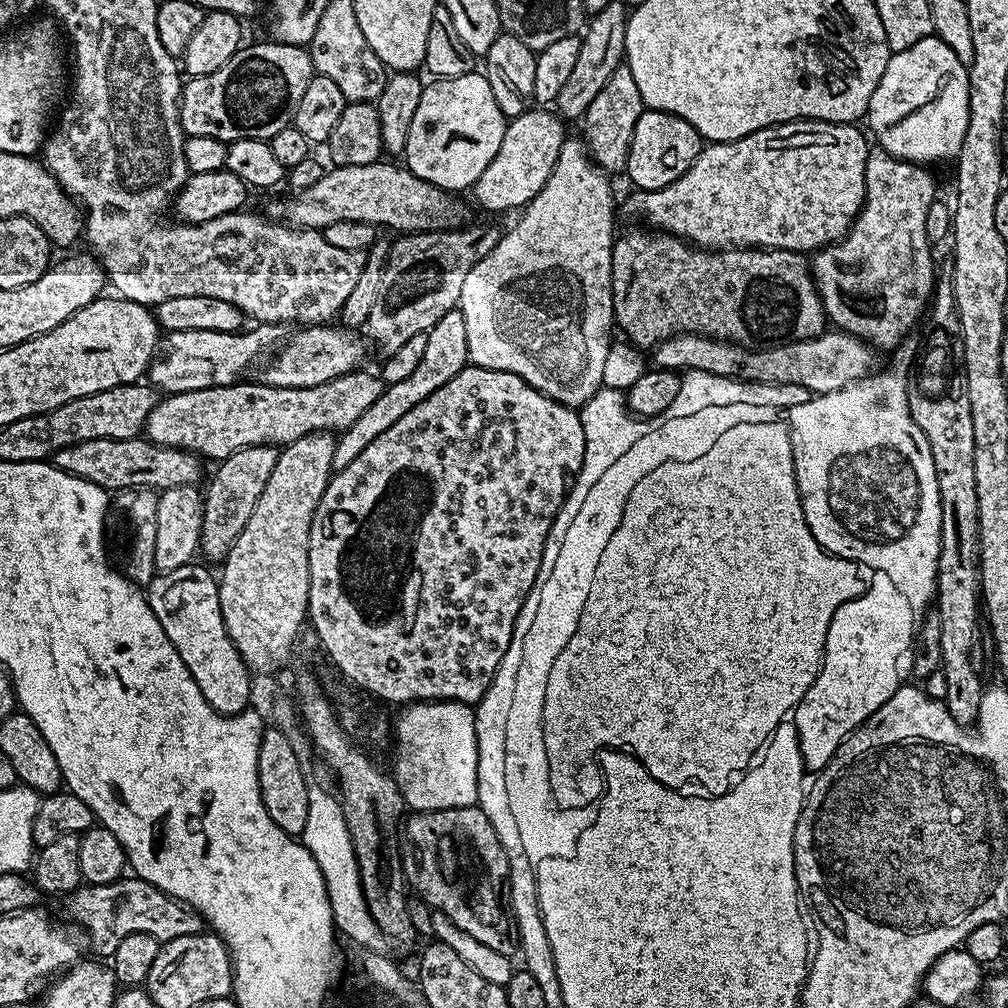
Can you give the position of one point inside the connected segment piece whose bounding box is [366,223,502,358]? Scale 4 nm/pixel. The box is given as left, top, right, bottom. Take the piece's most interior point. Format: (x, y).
(425, 271)

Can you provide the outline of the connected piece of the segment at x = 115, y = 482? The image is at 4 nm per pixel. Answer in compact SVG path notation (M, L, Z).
M98 438L78 442L74 446L66 446L58 450L50 460L63 472L69 472L70 475L78 478L86 478L86 482L94 482L116 494L124 489L163 490L174 486L201 483L201 457L182 448L167 448L161 444L154 444L147 438L134 440Z

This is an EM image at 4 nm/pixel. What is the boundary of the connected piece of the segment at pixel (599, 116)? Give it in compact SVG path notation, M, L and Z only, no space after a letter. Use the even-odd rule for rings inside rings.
M627 66L614 70L614 74L610 74L610 82L606 82L602 90L598 90L598 98L590 102L582 117L582 139L588 146L589 156L596 161L599 168L609 174L623 173L627 169L634 126L638 126L638 118L645 110L642 94L638 94L638 85L634 82L634 74L630 74Z

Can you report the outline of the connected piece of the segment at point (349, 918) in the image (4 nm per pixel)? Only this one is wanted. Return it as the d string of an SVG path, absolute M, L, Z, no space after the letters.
M309 787L308 809L306 810L306 830L302 843L308 847L322 878L326 882L326 894L330 898L330 910L337 929L350 939L361 944L364 950L380 950L386 944L386 937L380 931L370 910L366 906L364 891L360 885L358 862L354 858L354 846L350 842L350 830L346 826L344 805L335 795L324 788Z

